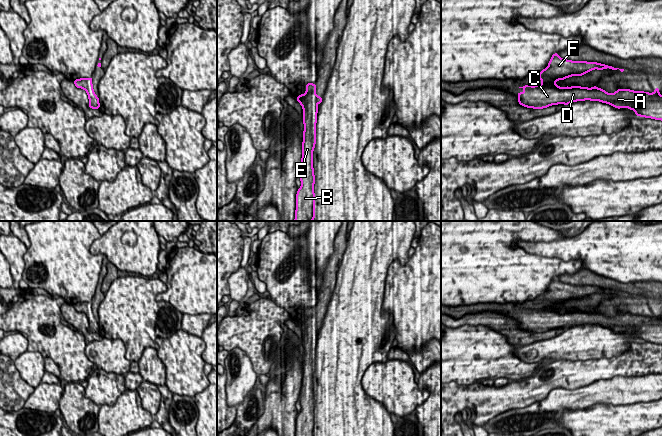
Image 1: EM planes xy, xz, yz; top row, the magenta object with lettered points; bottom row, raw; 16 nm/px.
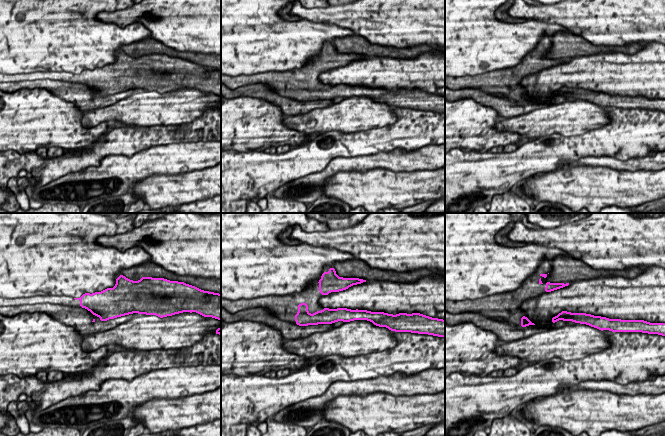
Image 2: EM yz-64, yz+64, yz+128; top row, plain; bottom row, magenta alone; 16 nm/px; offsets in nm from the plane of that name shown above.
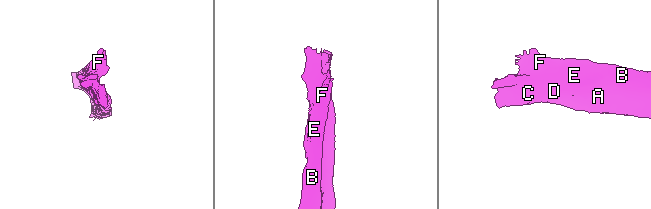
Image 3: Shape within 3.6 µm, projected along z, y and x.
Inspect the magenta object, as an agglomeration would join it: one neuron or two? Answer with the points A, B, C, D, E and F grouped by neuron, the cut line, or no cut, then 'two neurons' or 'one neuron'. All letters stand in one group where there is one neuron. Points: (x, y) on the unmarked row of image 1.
groups A B C D E F; cut none; one neuron

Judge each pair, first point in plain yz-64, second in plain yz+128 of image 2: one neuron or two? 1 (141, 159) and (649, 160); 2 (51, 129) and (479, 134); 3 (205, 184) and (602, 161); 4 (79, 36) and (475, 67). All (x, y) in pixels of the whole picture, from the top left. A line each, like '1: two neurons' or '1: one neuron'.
1: one neuron
2: one neuron
3: two neurons
4: one neuron

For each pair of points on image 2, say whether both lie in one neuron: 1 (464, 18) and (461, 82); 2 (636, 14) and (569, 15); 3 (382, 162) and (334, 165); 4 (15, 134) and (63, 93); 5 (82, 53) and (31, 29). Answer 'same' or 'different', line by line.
1: different
2: same
3: same
4: different
5: same

